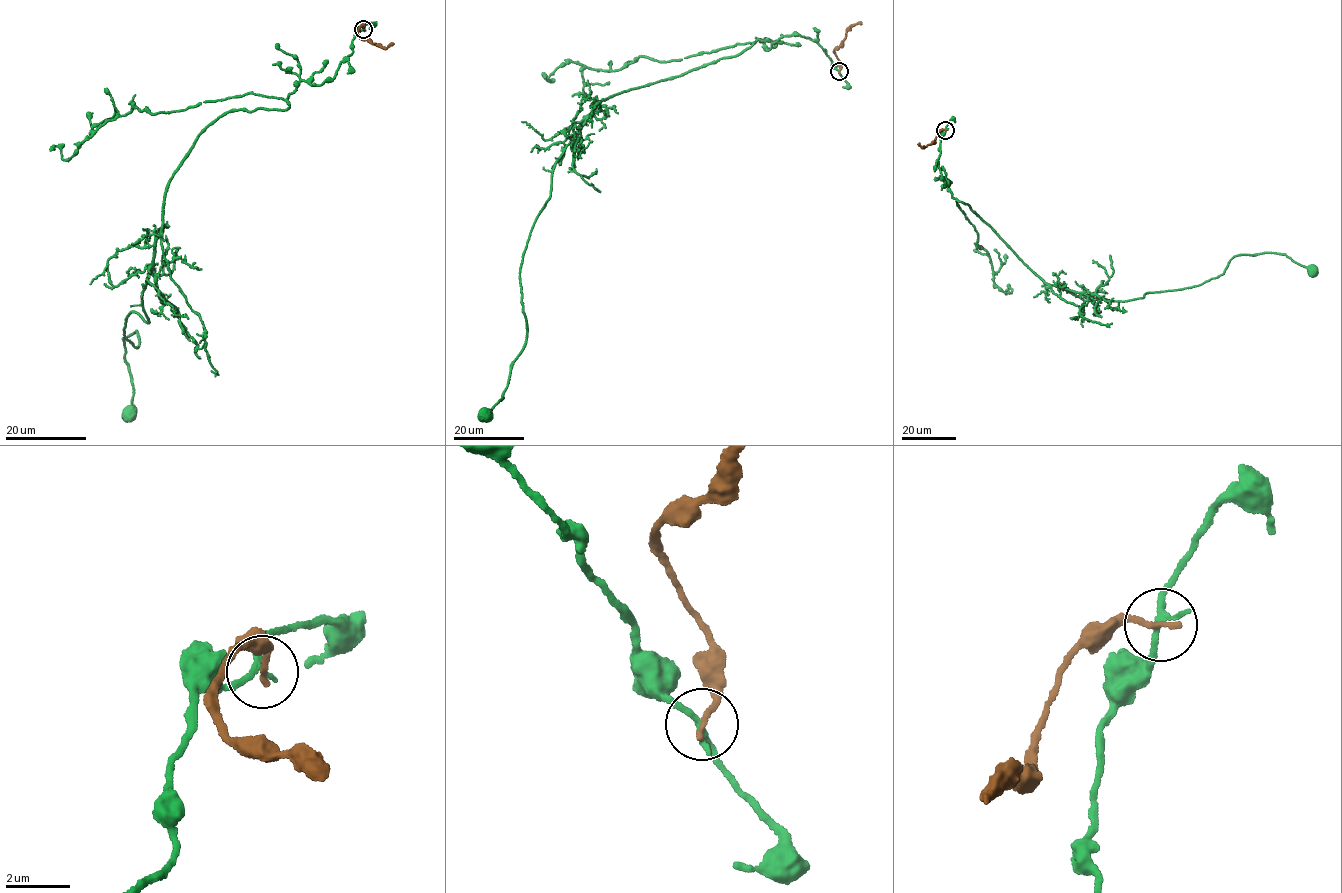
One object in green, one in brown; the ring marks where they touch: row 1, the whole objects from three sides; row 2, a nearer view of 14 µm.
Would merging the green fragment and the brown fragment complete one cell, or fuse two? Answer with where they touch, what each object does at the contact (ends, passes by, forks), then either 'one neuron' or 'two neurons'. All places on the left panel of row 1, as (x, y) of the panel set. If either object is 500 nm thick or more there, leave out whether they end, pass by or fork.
at (363, 29); green passes by; brown ends there; two neurons

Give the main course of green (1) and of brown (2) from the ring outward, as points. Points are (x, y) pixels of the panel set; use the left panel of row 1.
1: (364, 29), (332, 79), (300, 81), (285, 109), (226, 112), (174, 172), (148, 322), (126, 319), (130, 413)
2: (364, 29), (363, 25), (358, 36), (382, 48), (393, 43)

